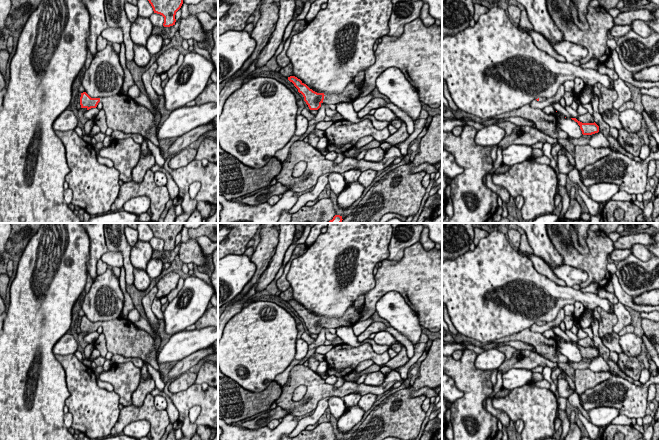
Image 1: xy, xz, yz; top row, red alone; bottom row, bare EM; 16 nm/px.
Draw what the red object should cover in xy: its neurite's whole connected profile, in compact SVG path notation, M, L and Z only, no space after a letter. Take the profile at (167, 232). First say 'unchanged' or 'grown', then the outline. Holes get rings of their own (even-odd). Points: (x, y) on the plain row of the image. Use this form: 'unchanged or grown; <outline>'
unchanged; M146 223L151 228L154 237L164 241L164 251L175 249L176 236L181 232L183 223Z

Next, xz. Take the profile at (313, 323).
grown; M295 300L288 301L288 304L294 308L304 321L304 325L308 329L310 334L318 334L321 328L338 328L351 326L353 327L359 320L361 313L365 310L363 305L360 309L356 309L354 304L351 305L340 318L324 318L317 317L310 313L300 303Z

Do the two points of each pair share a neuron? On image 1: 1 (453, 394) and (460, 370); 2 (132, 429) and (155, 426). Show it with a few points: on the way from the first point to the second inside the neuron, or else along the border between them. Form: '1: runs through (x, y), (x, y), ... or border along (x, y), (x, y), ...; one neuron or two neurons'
1: border along (452, 378), (455, 385), (463, 393), (453, 403); two neurons
2: border along (150, 423), (145, 420), (134, 420), (125, 427); two neurons

